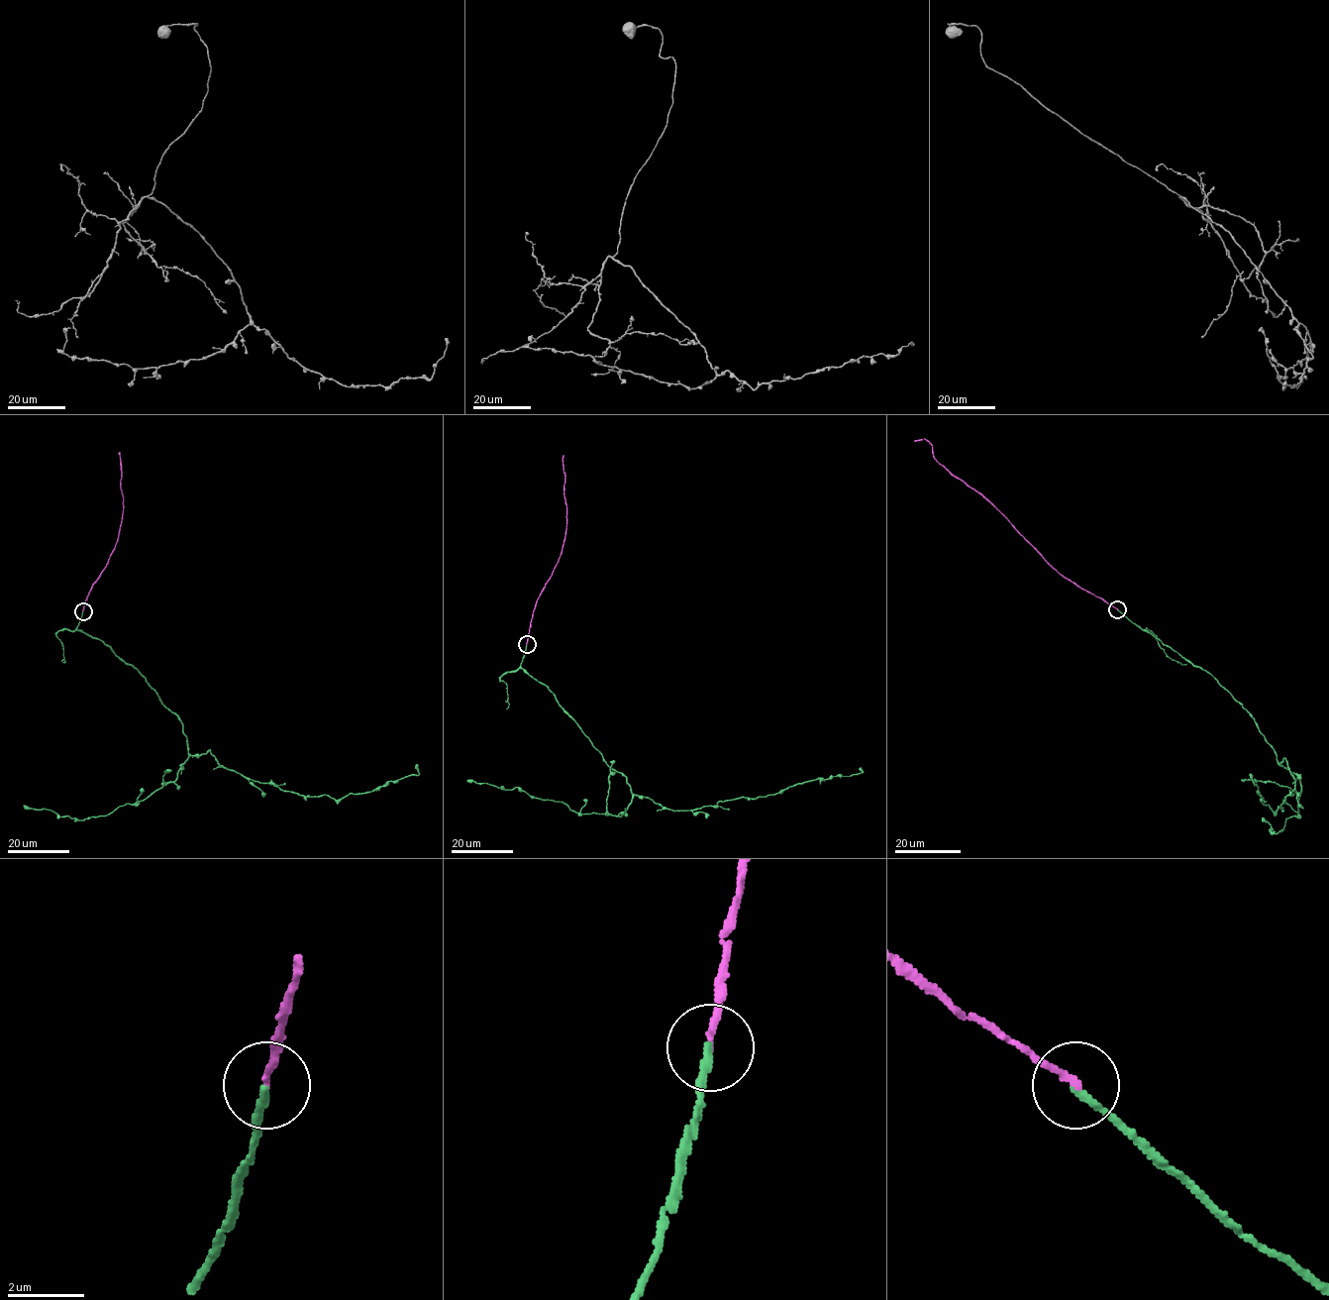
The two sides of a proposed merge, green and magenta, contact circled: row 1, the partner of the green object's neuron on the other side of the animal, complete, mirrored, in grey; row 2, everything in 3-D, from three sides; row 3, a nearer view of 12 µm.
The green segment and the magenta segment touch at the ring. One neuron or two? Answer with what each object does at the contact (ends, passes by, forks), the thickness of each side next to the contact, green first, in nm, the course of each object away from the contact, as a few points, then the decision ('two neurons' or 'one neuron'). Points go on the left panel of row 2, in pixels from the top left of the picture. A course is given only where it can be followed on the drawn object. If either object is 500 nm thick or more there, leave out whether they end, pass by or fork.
green ends | magenta ends | 180/160 nm | green via (82, 611), (76, 628), (145, 678), (189, 754), (209, 750), (248, 778), (335, 800), (418, 775), (417, 764) | magenta via (82, 611), (89, 592), (114, 548), (121, 523), (120, 455) | one neuron

